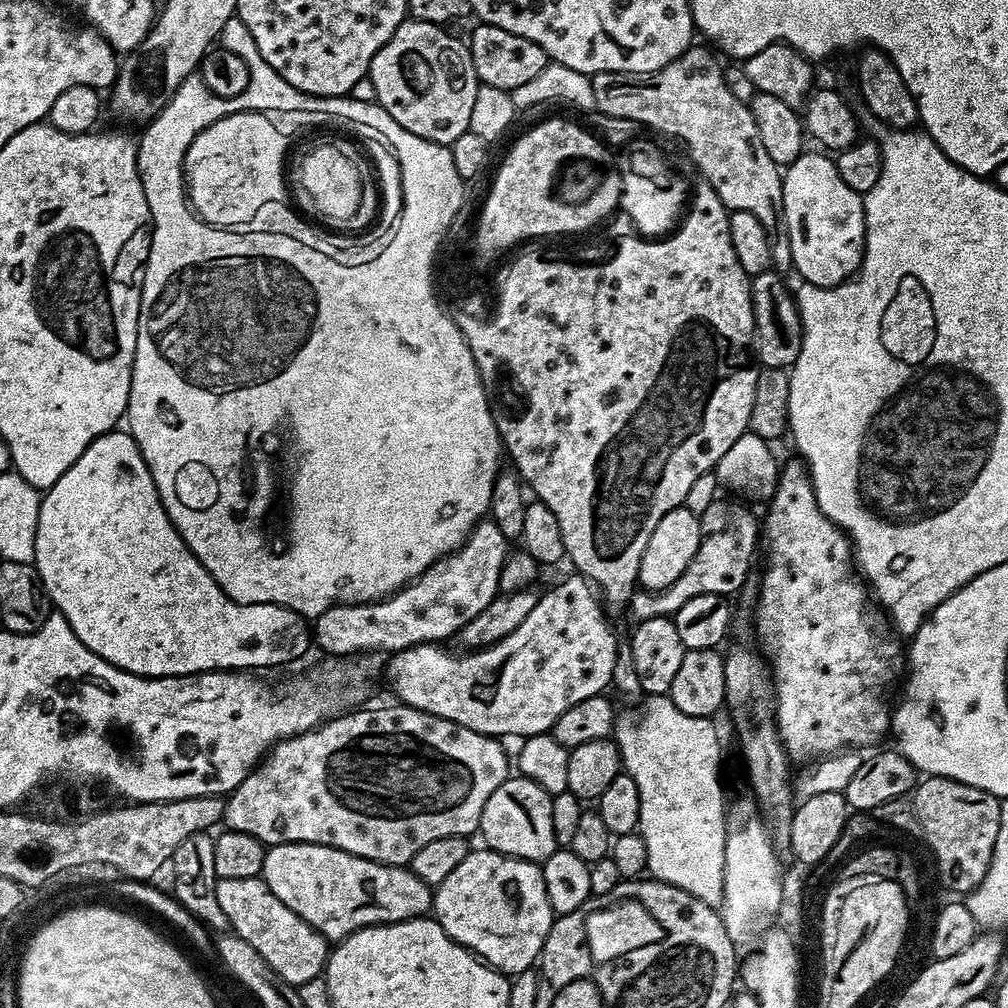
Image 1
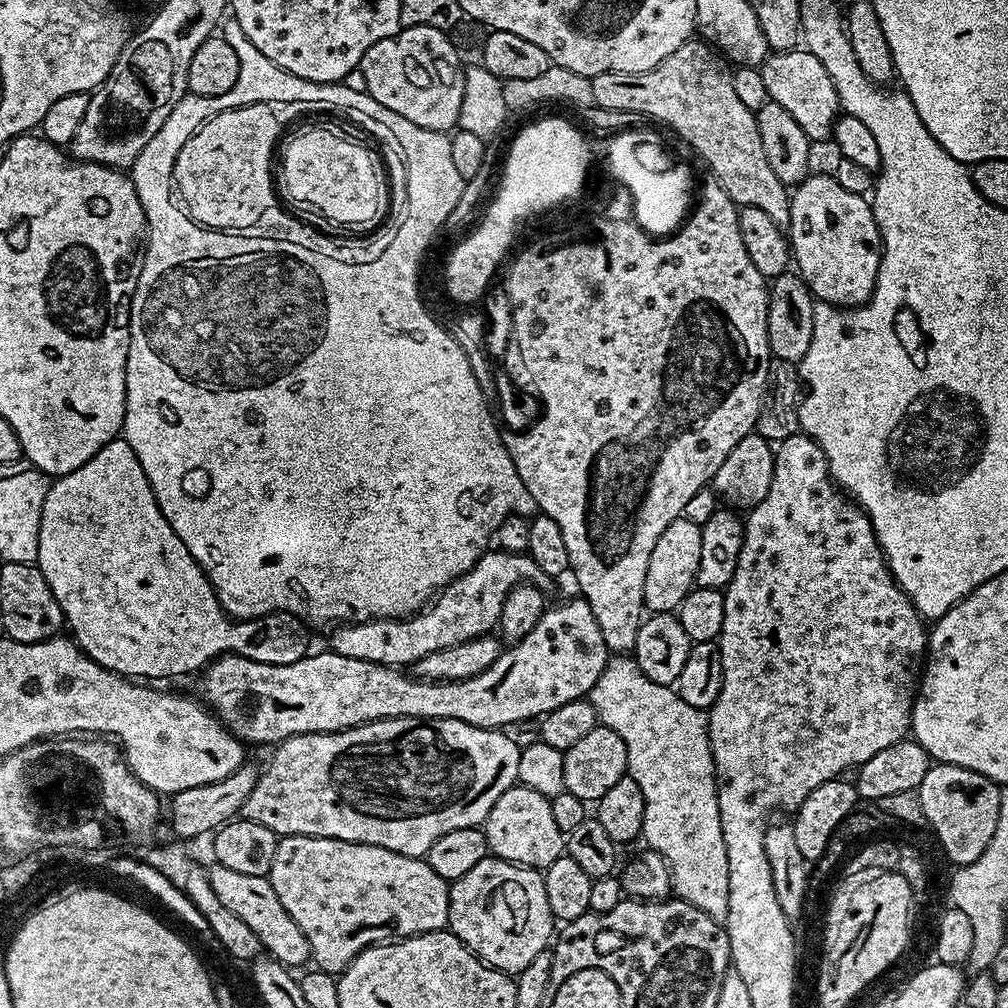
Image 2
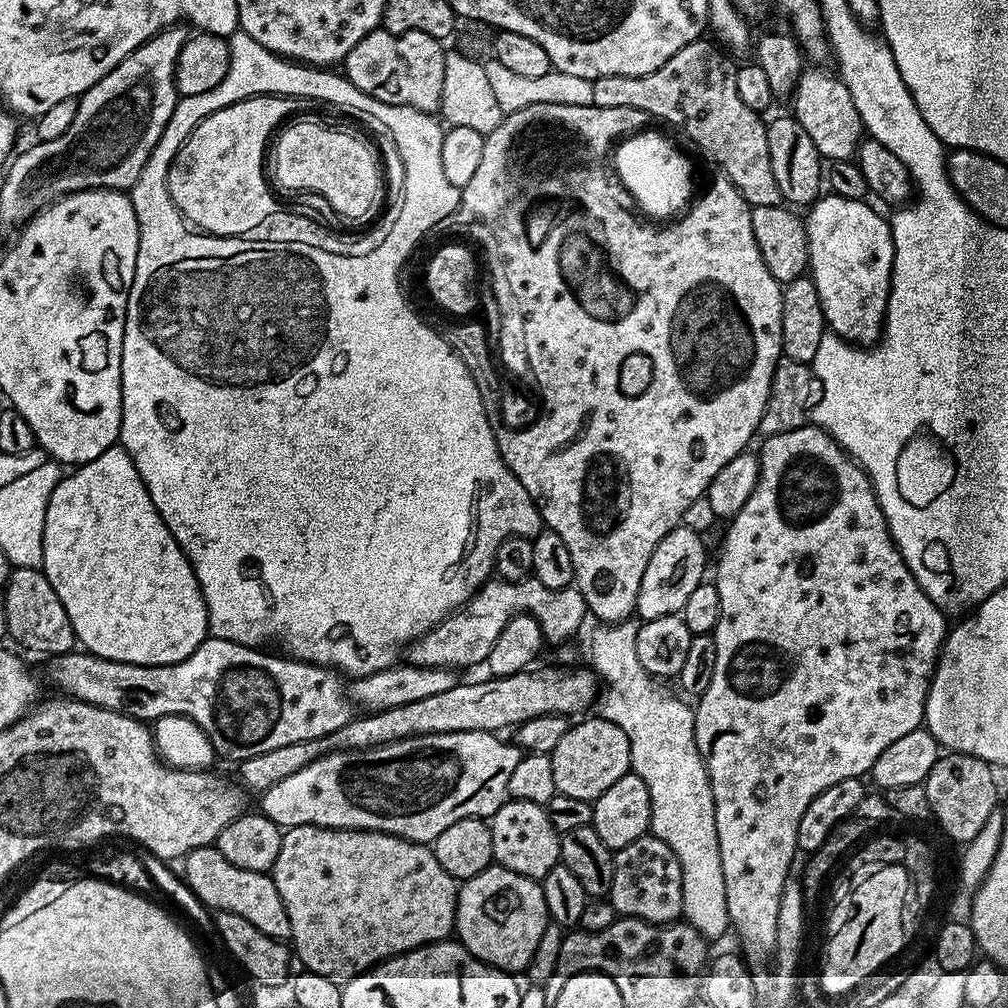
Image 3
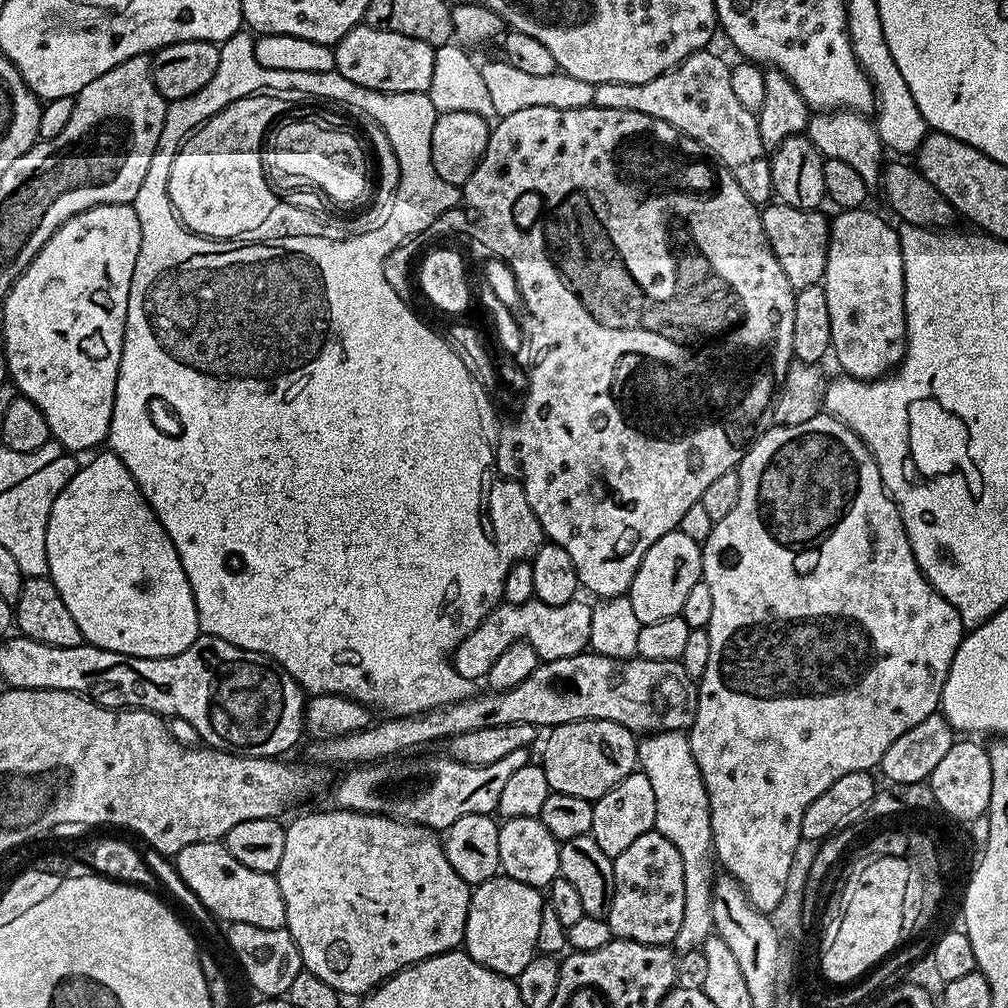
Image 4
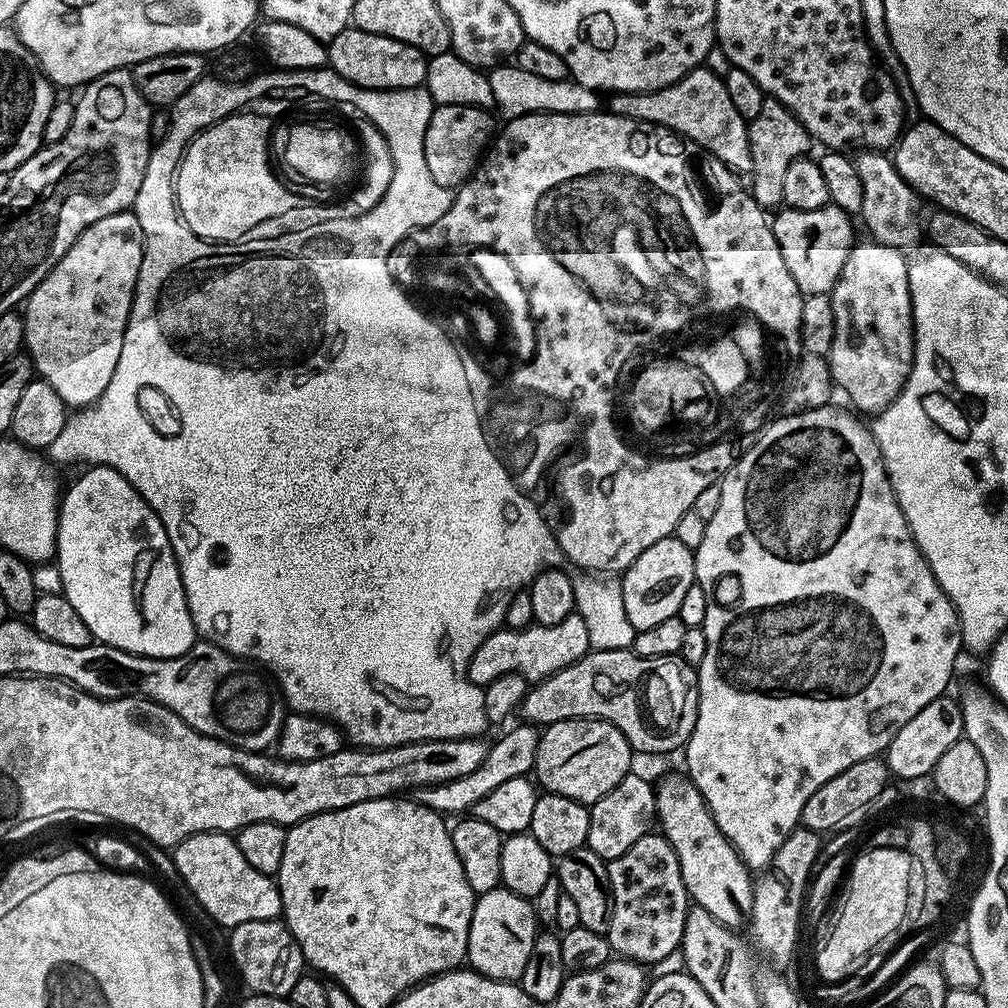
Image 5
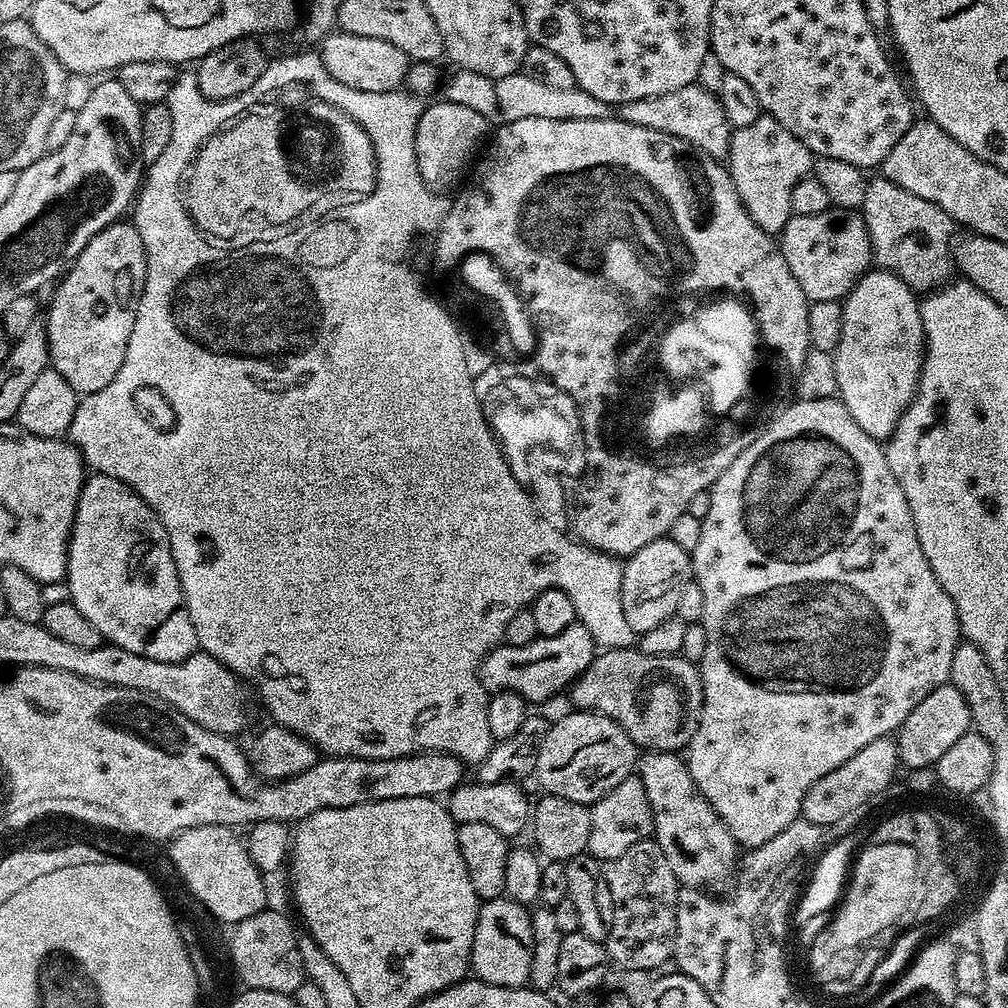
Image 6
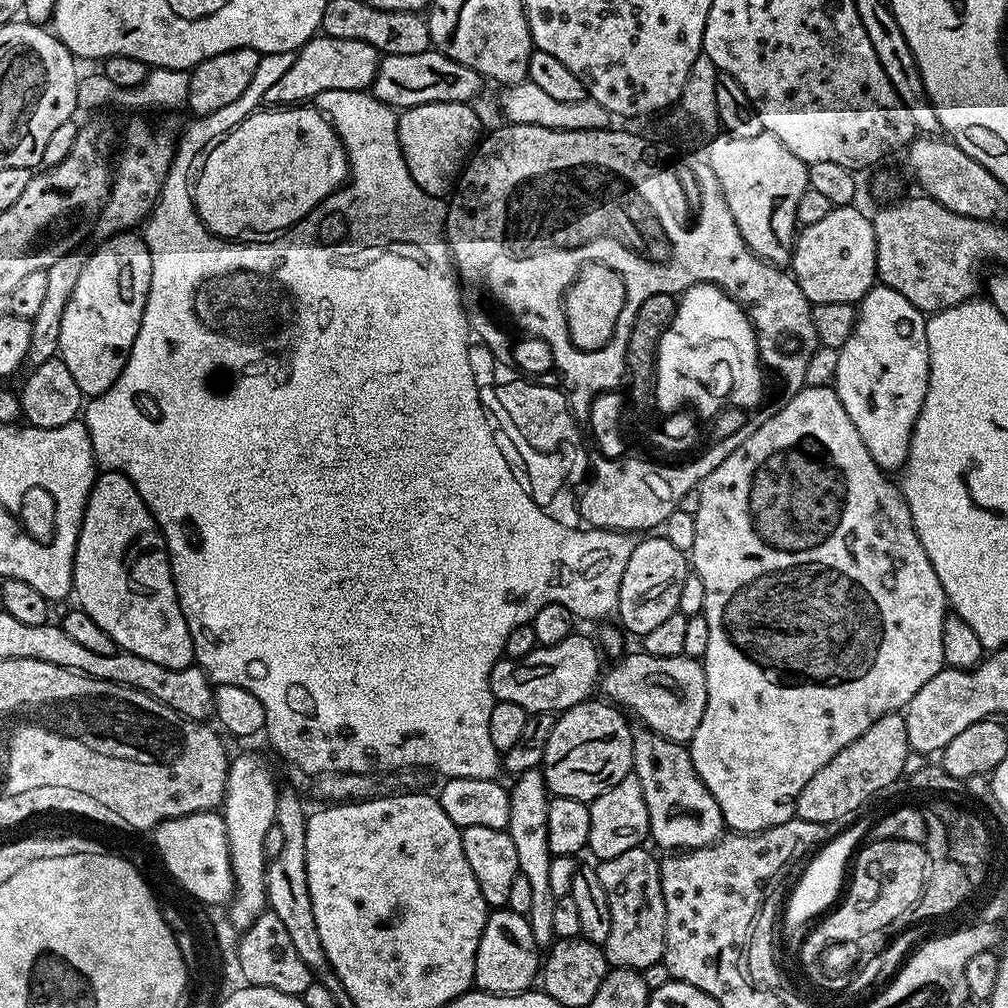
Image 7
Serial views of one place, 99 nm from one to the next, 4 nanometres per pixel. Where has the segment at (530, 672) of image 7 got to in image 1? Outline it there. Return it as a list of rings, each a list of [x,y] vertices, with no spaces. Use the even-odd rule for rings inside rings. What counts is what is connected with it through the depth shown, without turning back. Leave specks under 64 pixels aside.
[[[485,518],[472,527],[472,533],[464,540],[463,546],[431,564],[419,578],[399,588],[391,596],[382,600],[374,600],[371,604],[335,604],[314,620],[314,644],[322,651],[328,652],[332,658],[352,658],[355,652],[388,652],[395,654],[413,648],[415,644],[435,644],[448,642],[470,622],[470,618],[478,618],[486,606],[500,592],[500,575],[510,551],[510,541],[504,537],[502,530],[490,518]]]

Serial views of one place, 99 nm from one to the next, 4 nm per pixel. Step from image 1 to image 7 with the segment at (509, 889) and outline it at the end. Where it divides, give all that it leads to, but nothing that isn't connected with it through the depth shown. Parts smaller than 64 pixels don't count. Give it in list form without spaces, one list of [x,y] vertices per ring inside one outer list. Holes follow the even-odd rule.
[[[507,906],[493,911],[482,930],[482,938],[478,942],[476,955],[475,987],[481,992],[497,992],[500,996],[513,996],[516,992],[526,992],[537,983],[538,973],[542,968],[542,949],[534,942],[534,930],[530,930],[527,915],[514,913]]]

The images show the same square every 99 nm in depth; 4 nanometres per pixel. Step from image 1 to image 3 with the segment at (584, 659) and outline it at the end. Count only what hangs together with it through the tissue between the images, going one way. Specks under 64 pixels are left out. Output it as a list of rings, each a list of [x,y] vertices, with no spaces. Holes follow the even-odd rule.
[[[209,635],[198,650],[182,662],[166,666],[134,666],[126,662],[114,662],[91,652],[73,650],[53,656],[47,661],[48,676],[73,700],[84,700],[99,708],[135,716],[141,722],[155,722],[163,716],[190,718],[210,738],[217,757],[229,756],[233,762],[250,758],[254,754],[266,754],[266,750],[278,750],[278,746],[290,746],[290,742],[302,742],[334,734],[338,726],[346,726],[354,718],[354,705],[346,691],[346,684],[333,669],[320,664],[305,664],[280,656],[267,656],[267,651],[256,646],[235,644]]]

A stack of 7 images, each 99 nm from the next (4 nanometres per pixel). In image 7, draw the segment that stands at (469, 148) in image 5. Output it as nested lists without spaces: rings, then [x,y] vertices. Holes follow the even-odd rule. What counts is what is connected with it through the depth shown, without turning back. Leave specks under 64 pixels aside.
[[[425,104],[422,108],[405,108],[398,116],[398,142],[402,150],[402,158],[406,158],[410,178],[414,178],[420,189],[431,196],[444,198],[455,189],[464,165],[468,163],[481,139],[482,129],[472,106]]]

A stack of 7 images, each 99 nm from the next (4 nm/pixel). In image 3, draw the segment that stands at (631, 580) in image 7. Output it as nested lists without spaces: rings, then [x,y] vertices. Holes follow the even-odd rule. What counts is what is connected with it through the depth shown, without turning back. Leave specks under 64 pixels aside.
[[[683,526],[670,530],[656,544],[654,554],[650,554],[650,562],[646,562],[646,574],[642,574],[642,586],[638,590],[635,615],[641,621],[654,618],[666,618],[683,613],[686,598],[698,586],[705,583],[704,576],[704,540],[701,533]]]

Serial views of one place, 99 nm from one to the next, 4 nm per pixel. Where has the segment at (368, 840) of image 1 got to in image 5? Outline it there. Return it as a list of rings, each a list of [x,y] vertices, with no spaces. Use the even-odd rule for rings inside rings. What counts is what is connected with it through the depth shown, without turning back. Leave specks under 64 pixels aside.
[[[520,722],[517,728],[510,729],[497,744],[493,743],[489,747],[482,766],[478,766],[478,770],[474,770],[474,774],[466,774],[466,778],[458,778],[454,782],[446,782],[433,788],[419,789],[419,803],[425,804],[426,807],[441,814],[467,813],[478,802],[478,798],[486,798],[486,794],[490,794],[490,790],[502,786],[502,782],[510,782],[510,778],[528,776],[536,766],[539,741],[540,732],[533,725]]]

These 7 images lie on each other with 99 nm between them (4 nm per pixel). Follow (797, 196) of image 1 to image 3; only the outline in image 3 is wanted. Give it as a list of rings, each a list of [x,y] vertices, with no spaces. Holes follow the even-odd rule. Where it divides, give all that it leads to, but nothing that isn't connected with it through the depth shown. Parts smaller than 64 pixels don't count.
[[[831,194],[821,195],[807,212],[808,268],[818,290],[818,302],[822,302],[825,325],[830,329],[831,335],[841,336],[849,344],[871,346],[877,343],[884,330],[884,315],[892,289],[894,242],[891,223],[885,217],[883,220],[864,200]]]

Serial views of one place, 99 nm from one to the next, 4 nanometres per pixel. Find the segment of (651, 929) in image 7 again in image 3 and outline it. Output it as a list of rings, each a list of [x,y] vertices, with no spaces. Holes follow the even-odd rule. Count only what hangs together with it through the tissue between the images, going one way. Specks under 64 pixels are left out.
[[[646,834],[629,846],[617,849],[612,865],[614,878],[610,878],[610,890],[606,898],[614,906],[617,917],[645,920],[651,924],[670,924],[683,917],[682,866],[666,842]]]

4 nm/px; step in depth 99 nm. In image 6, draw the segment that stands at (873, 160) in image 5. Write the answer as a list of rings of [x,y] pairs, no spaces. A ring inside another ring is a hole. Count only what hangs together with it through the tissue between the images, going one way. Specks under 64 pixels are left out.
[[[872,178],[866,186],[862,215],[868,227],[872,259],[877,269],[902,278],[902,282],[906,282],[906,286],[916,294],[928,294],[949,283],[951,276],[948,275],[954,272],[950,241],[957,235],[958,225],[945,210],[892,181]]]

